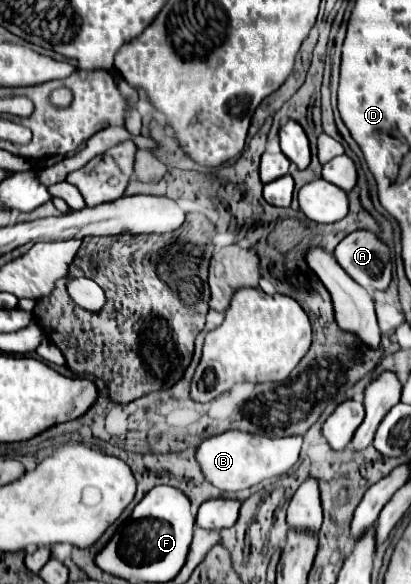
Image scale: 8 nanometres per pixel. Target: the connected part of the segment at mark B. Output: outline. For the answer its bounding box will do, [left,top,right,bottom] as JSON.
[196,431,302,491]

